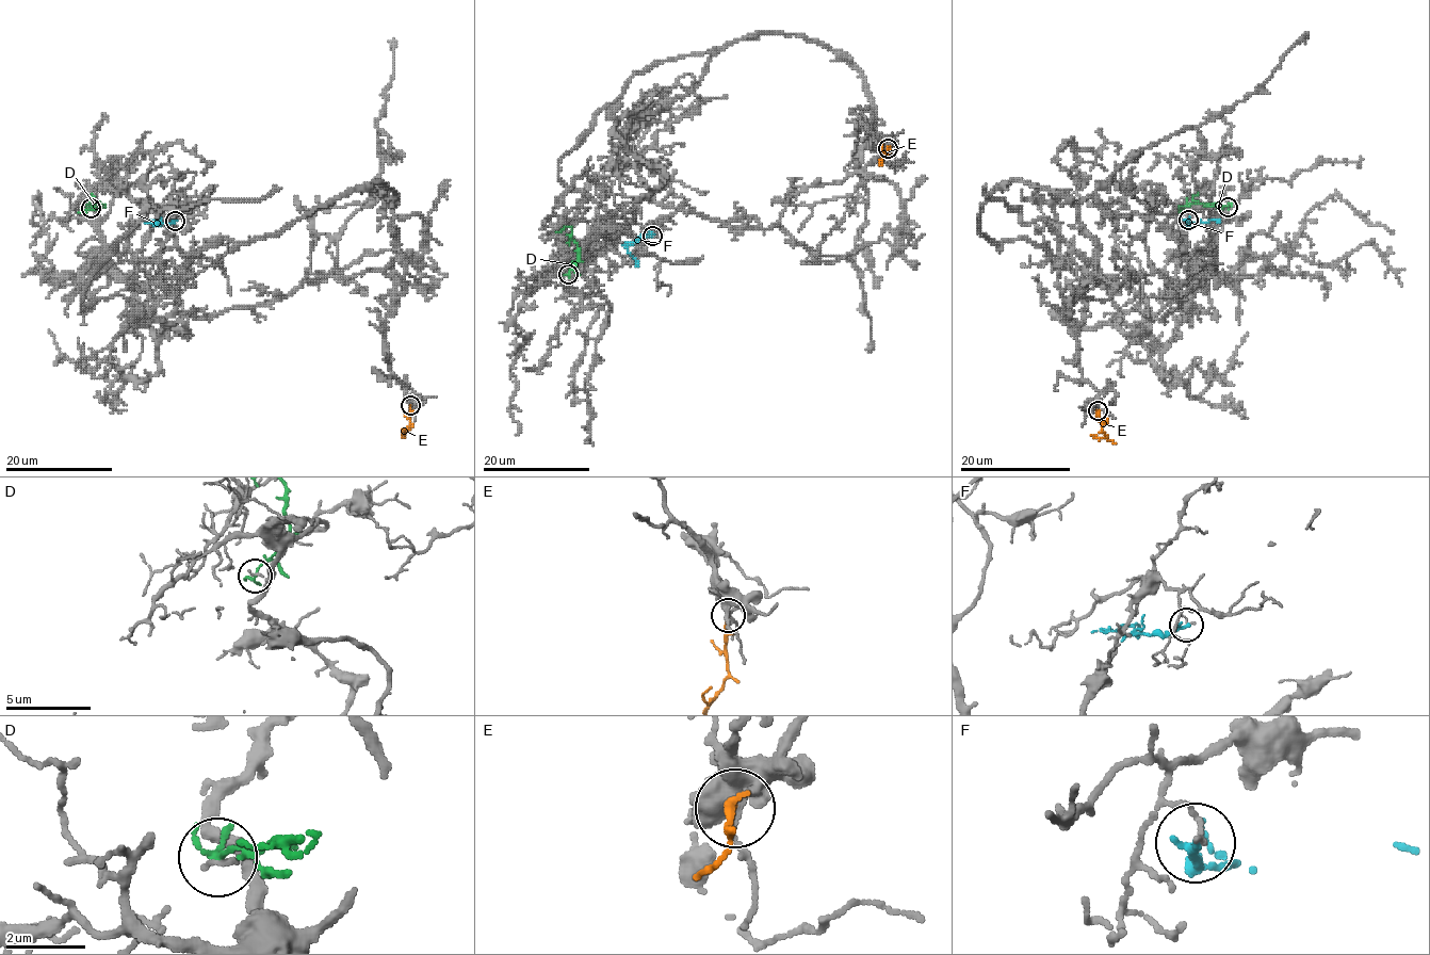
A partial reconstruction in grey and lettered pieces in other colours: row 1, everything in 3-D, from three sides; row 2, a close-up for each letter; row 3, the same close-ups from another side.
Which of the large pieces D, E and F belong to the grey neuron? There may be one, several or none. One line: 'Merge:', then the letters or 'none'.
Merge: none

